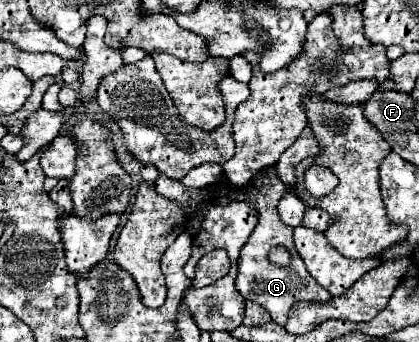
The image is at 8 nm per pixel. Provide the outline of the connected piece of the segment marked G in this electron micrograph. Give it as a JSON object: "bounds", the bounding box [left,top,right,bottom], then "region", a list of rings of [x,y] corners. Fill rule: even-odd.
{"bounds":[190,166,332,326],"region":[[[274,166],[260,170],[252,182],[244,184],[244,186],[232,186],[232,182],[228,182],[224,176],[220,178],[218,184],[214,184],[210,188],[210,196],[206,196],[200,204],[198,204],[198,212],[194,214],[192,222],[190,222],[190,236],[194,236],[200,230],[200,222],[204,220],[206,212],[210,206],[226,206],[230,204],[230,200],[244,200],[248,202],[256,212],[258,212],[258,223],[252,232],[252,236],[248,238],[248,242],[242,246],[240,250],[240,260],[238,260],[238,278],[236,278],[236,290],[248,298],[258,302],[260,306],[264,306],[268,310],[268,314],[272,316],[274,322],[278,322],[280,326],[284,326],[284,322],[288,320],[288,312],[292,308],[294,302],[298,300],[306,300],[306,302],[328,302],[332,296],[328,290],[324,290],[308,272],[306,266],[298,254],[298,250],[294,248],[294,228],[286,226],[280,220],[278,214],[278,202],[280,198],[290,190],[290,186],[286,186],[278,172],[274,170]],[[276,246],[284,246],[290,252],[290,264],[288,266],[276,266],[268,260],[268,254],[272,248]]]}

